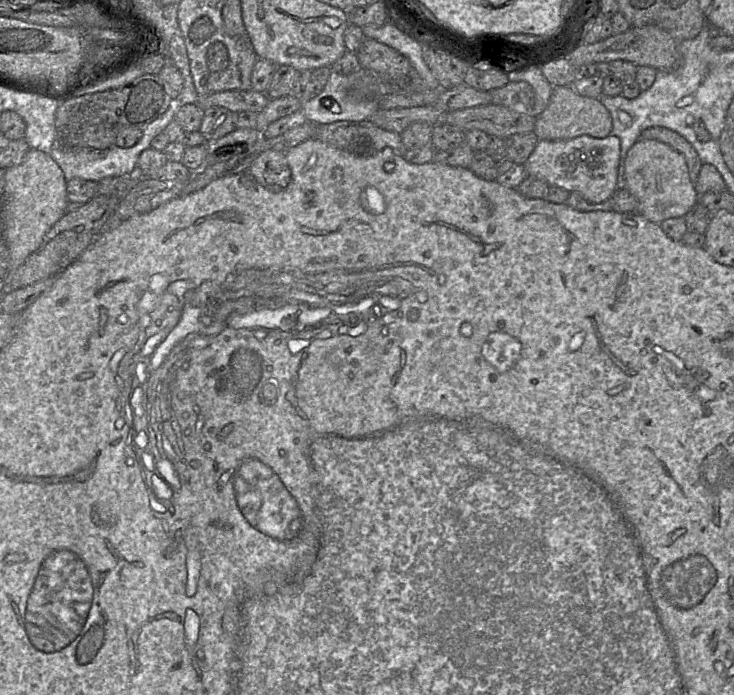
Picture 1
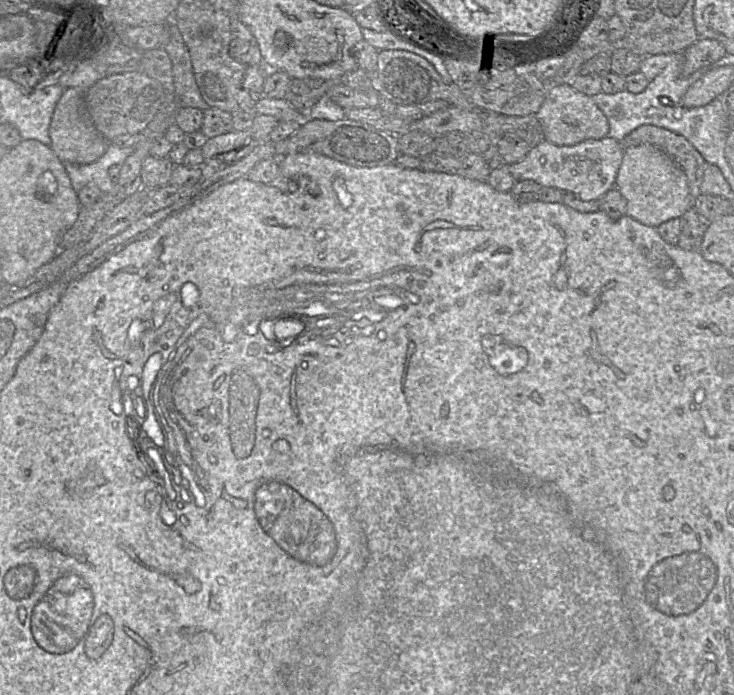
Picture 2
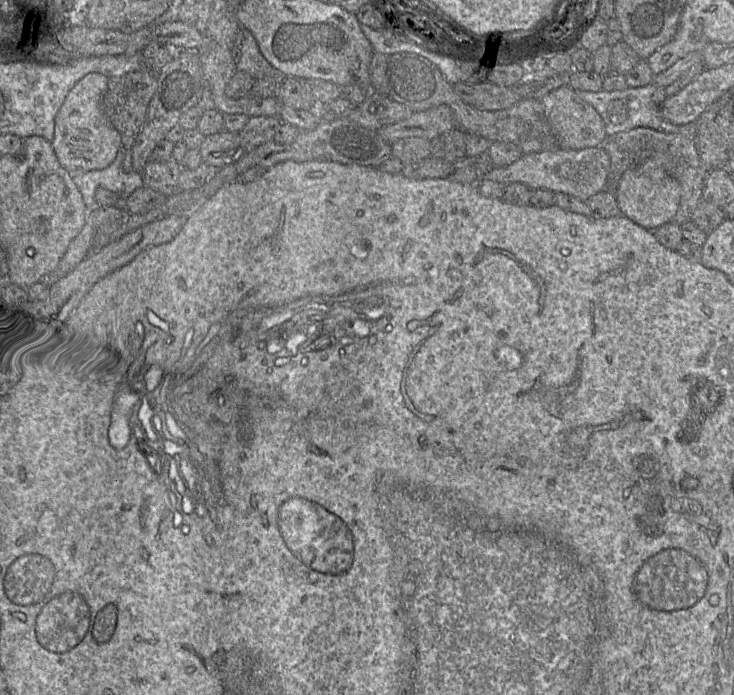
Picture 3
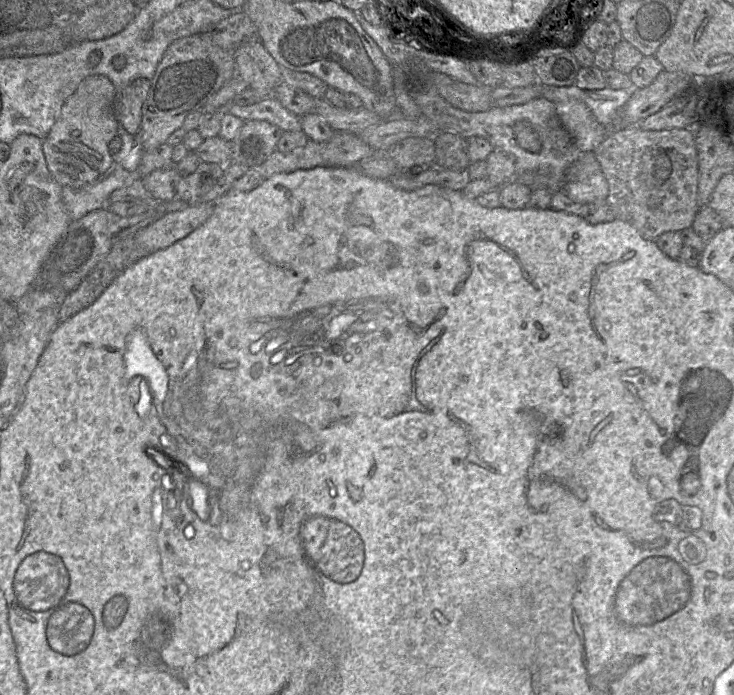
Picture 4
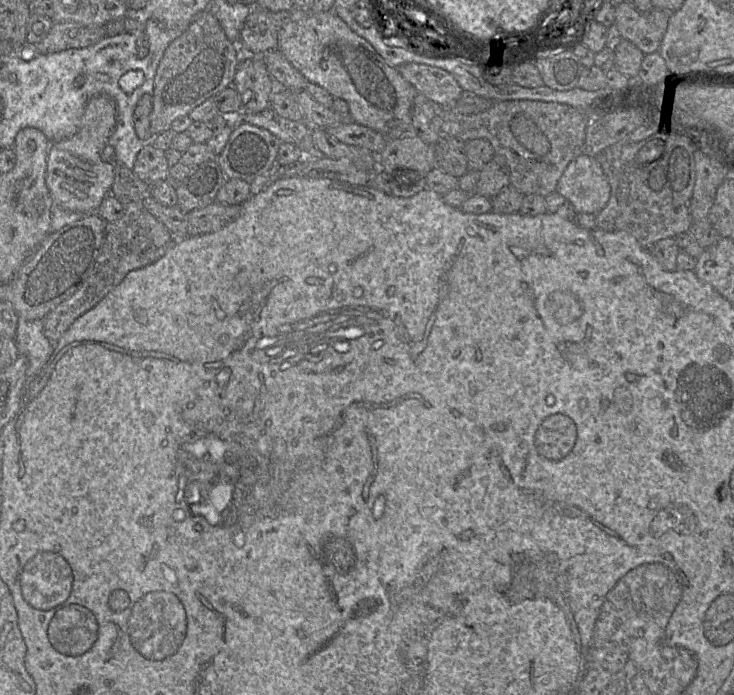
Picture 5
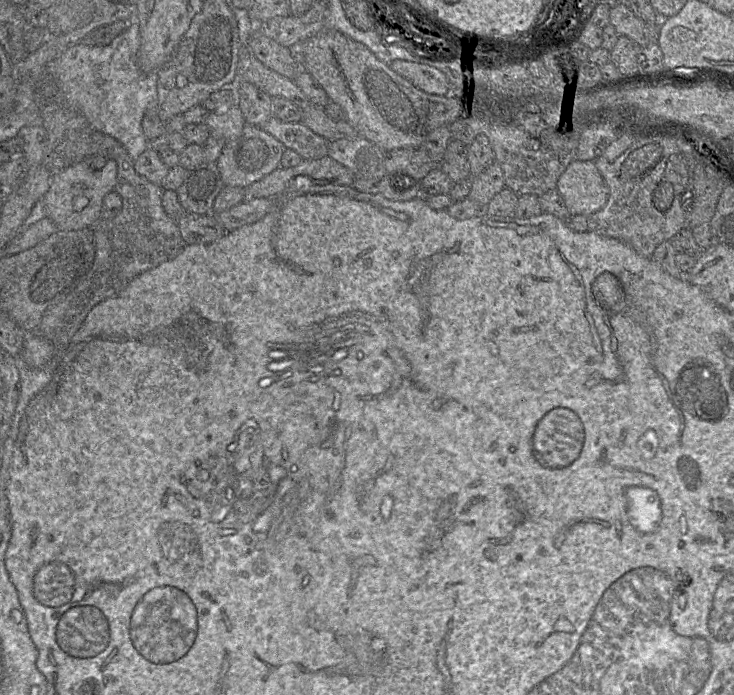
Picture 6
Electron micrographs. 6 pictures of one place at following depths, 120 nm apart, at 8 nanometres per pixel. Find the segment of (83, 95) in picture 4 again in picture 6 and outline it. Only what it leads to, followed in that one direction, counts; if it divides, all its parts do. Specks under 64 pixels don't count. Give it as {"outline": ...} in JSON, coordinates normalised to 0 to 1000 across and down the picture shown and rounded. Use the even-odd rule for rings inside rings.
{"outline":[[[149,229],[138,243],[125,243],[116,232],[102,235],[86,246],[71,252],[65,275],[57,285],[63,311],[65,311],[78,325],[79,331],[98,332],[124,328],[136,314],[138,301],[143,282],[155,275],[159,260],[159,233]]]}

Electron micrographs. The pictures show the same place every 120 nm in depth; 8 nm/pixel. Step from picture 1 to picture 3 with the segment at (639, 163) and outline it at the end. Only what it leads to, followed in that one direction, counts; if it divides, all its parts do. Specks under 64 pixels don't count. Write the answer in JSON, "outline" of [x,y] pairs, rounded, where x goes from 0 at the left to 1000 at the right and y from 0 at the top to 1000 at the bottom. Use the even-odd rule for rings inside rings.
{"outline":[[[875,233],[847,250],[837,278],[846,309],[890,332],[917,317],[926,292],[928,269],[920,256],[892,233]]]}

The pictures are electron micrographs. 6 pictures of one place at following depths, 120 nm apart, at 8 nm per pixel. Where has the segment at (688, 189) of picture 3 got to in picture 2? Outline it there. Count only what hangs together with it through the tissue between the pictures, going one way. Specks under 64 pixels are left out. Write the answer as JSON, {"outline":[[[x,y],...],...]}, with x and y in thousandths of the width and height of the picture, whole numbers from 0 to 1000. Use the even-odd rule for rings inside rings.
{"outline":[[[873,180],[858,190],[846,206],[850,212],[875,206],[887,207],[909,220],[932,246],[936,255],[944,295],[944,286],[955,279],[954,268],[962,242],[962,232],[932,196],[892,180]]]}

